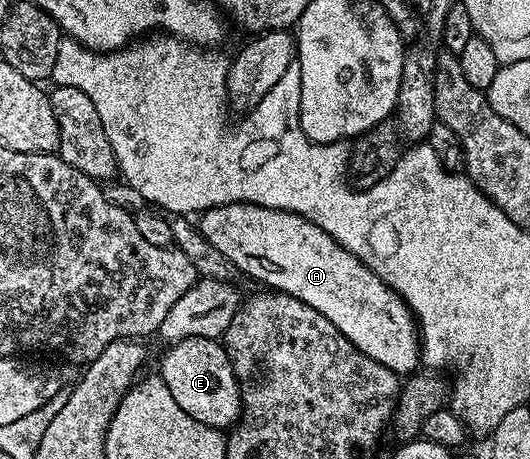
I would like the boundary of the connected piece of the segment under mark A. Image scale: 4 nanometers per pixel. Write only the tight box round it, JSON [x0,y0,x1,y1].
[199,203,421,375]

